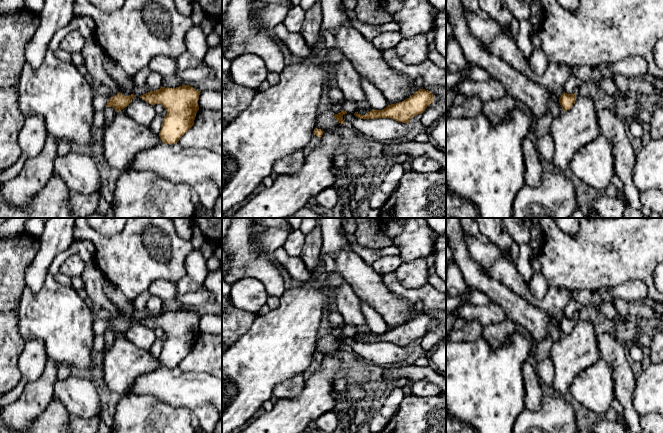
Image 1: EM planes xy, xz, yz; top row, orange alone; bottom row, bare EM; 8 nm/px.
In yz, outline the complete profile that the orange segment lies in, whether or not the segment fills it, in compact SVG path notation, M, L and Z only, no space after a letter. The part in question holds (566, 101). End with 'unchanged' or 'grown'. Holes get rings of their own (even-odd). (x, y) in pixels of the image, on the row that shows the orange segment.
M563 93L561 97L559 98L559 103L563 109L563 111L570 110L575 103L576 100L576 93L574 94L567 94Z; unchanged

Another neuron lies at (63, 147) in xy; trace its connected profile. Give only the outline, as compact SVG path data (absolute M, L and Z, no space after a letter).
M58 139L57 155L66 155L73 150L72 145L69 142Z

